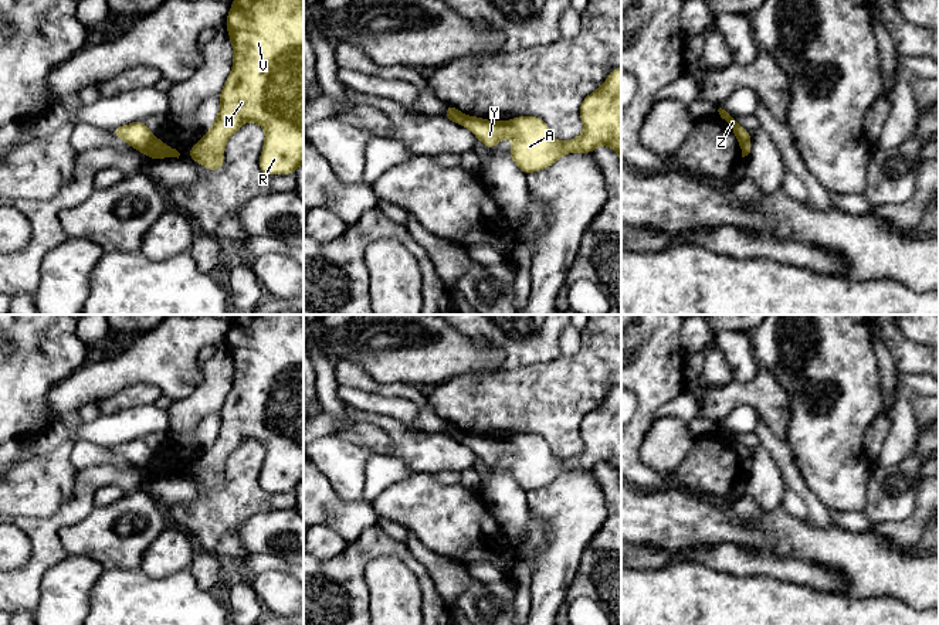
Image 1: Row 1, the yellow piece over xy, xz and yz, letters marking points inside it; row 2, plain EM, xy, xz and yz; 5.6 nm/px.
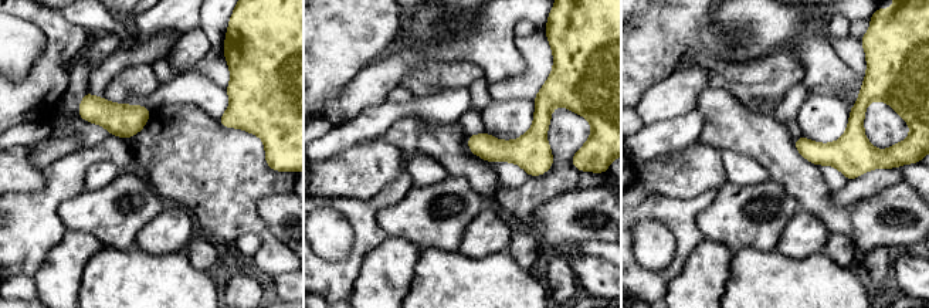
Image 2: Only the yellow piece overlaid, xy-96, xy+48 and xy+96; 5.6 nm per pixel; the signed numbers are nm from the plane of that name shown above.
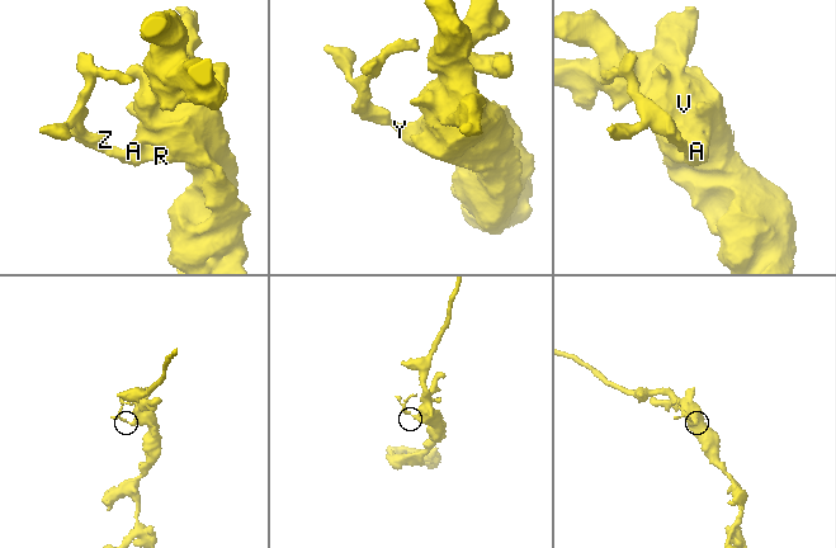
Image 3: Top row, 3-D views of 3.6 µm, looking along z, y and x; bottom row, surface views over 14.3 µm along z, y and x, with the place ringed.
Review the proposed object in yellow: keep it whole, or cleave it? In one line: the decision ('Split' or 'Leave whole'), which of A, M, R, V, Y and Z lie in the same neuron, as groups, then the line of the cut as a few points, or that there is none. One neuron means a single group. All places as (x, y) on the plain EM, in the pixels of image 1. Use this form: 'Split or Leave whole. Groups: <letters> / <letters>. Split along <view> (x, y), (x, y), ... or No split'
Split. Groups: A M R V Y / Z. Split along xy (153, 455), (143, 469)

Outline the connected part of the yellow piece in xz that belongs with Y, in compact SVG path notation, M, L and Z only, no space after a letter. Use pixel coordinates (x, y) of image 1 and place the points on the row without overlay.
M621 385L613 387L604 401L596 410L583 417L580 435L584 448L579 455L569 459L557 459L552 454L548 442L540 435L532 432L513 435L506 439L465 434L462 442L468 445L488 466L495 465L504 455L512 455L513 462L509 466L509 472L515 482L526 492L552 483L566 471L591 471L600 462L613 465L621 479Z

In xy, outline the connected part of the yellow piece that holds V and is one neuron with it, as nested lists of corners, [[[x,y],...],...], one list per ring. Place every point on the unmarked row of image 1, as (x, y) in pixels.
[[[237,315],[226,344],[234,367],[233,388],[220,408],[221,424],[211,446],[187,473],[218,488],[227,456],[243,441],[255,439],[265,446],[261,489],[294,492],[304,482],[304,315]]]

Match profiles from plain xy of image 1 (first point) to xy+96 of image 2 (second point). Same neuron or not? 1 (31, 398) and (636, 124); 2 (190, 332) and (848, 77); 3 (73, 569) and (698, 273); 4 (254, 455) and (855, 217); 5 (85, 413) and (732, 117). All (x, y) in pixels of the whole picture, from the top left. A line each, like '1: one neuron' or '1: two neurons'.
1: two neurons
2: one neuron
3: one neuron
4: two neurons
5: one neuron

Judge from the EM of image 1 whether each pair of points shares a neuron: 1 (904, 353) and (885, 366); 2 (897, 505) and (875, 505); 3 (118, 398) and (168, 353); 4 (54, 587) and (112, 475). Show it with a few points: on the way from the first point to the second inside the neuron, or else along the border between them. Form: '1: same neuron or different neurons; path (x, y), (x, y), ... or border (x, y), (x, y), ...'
1: different neurons; border (880, 330), (880, 339), (890, 352), (898, 372)
2: same neuron; path (891, 505), (881, 505)
3: different neurons; border (163, 393), (148, 383), (131, 383), (102, 397)
4: different neurons; border (68, 554), (43, 577)

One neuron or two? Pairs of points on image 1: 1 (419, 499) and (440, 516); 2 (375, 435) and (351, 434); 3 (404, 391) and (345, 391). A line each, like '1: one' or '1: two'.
1: one
2: one
3: two

